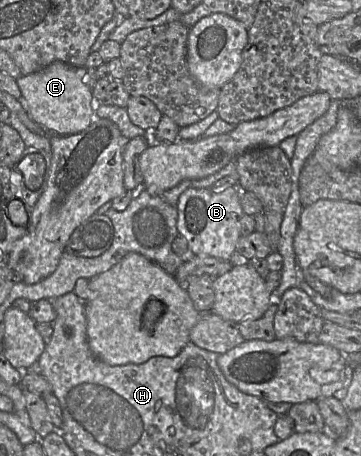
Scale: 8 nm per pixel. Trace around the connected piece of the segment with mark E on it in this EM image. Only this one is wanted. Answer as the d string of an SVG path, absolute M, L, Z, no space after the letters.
M55 61L47 67L16 79L27 101L32 119L61 135L72 135L87 129L92 123L93 93L87 85L87 68Z

